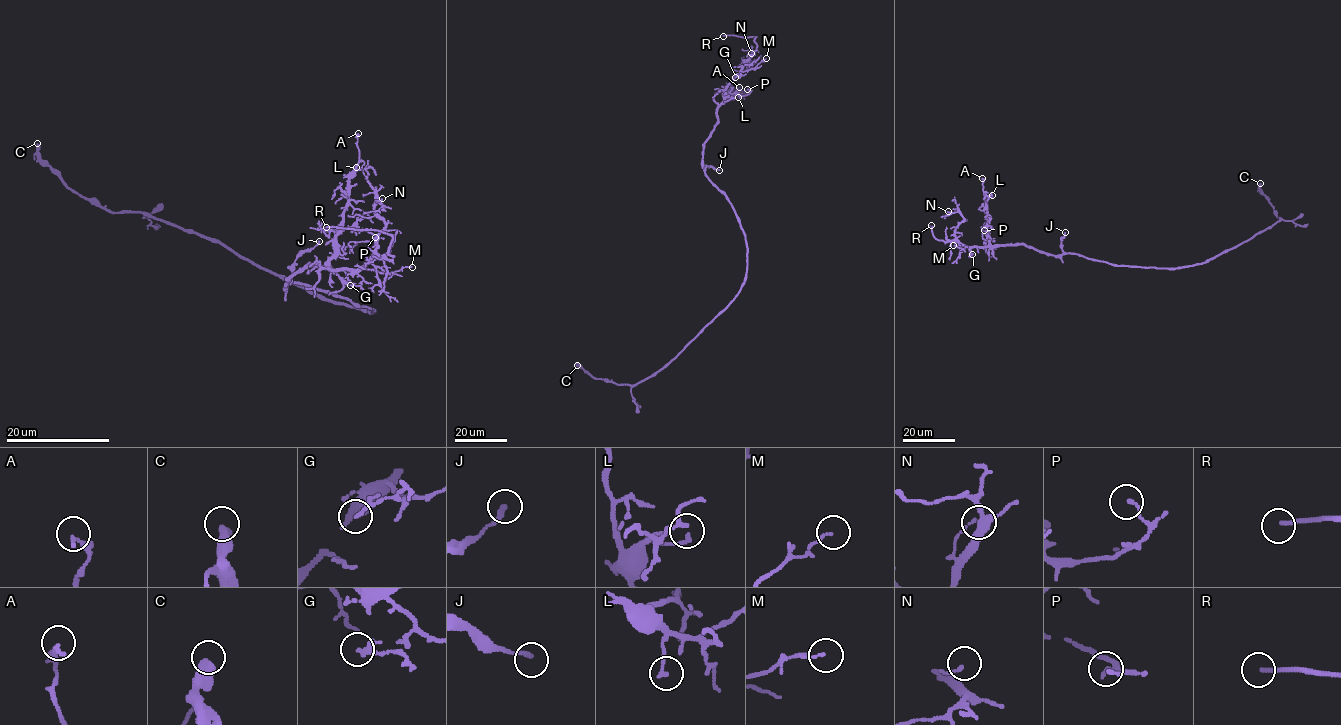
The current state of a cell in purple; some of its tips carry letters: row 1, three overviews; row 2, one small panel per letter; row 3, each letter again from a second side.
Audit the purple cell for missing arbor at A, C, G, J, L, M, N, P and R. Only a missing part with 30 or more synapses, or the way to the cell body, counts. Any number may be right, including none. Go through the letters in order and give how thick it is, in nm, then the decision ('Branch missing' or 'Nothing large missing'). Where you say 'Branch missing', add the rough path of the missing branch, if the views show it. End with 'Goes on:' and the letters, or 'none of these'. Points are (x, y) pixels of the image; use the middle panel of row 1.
A: Thickness 260 nm. Nothing large missing
C: Thickness 500 nm. Nothing large missing
G: Thickness 140 nm. Nothing large missing
J: Thickness 190 nm. Nothing large missing
L: Thickness 150 nm. Nothing large missing
M: Thickness 90 nm. Nothing large missing
N: Thickness 120 nm. Nothing large missing
P: Thickness 140 nm. Nothing large missing
R: Thickness 180 nm. Branch missing. Course of what is missing: (723, 36), (695, 34), (684, 38)
Goes on: R

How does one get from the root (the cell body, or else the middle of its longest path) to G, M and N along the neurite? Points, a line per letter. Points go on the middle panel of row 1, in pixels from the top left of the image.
G: (745, 239), (732, 204), (705, 173), (702, 161), (703, 144), (717, 121), (724, 89), (741, 75), (735, 77)
M: (745, 239), (732, 204), (705, 173), (703, 144), (717, 121), (717, 108), (725, 88), (741, 72), (766, 58)
N: (745, 239), (732, 204), (705, 173), (702, 151), (726, 86), (749, 60), (752, 65), (747, 67), (751, 53)

